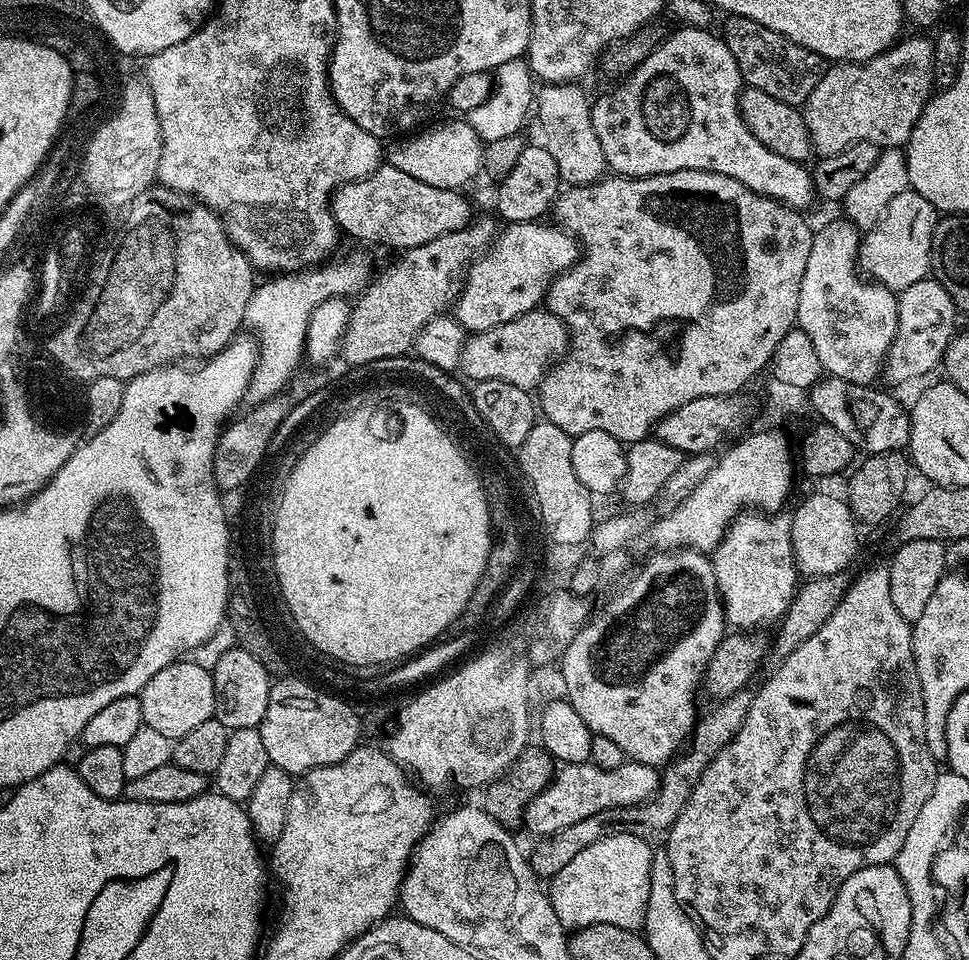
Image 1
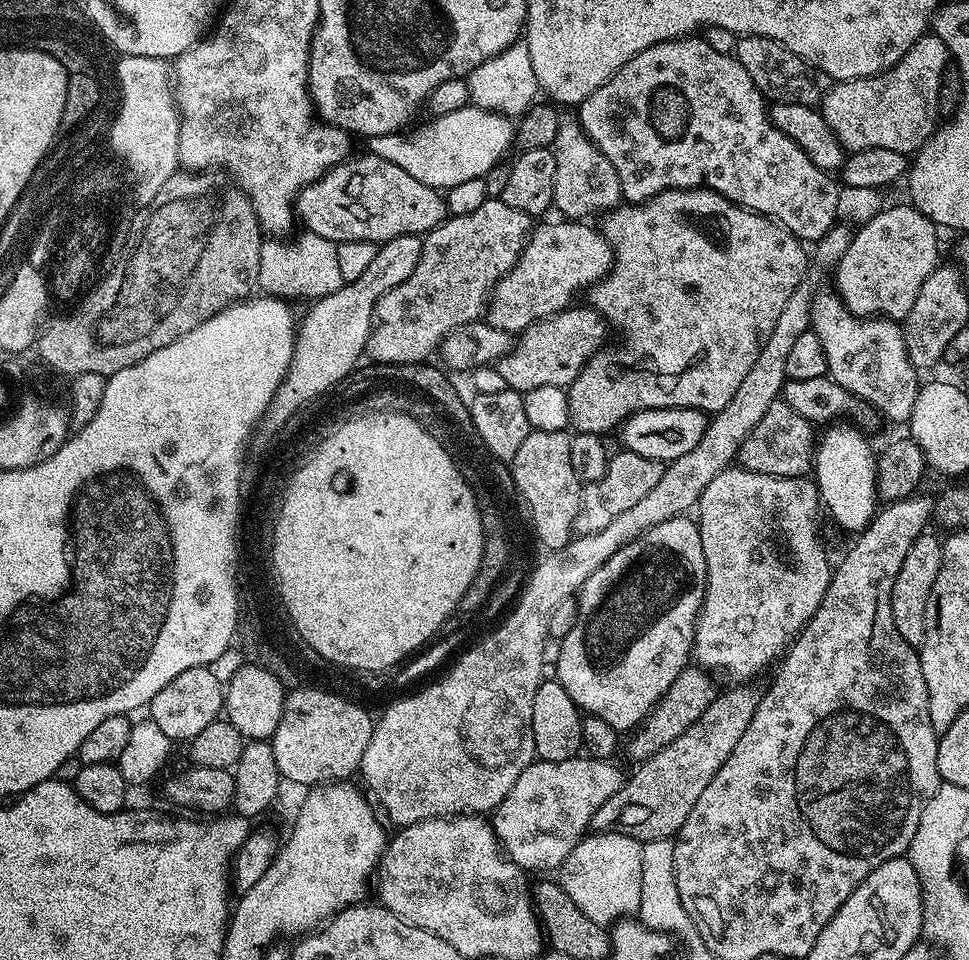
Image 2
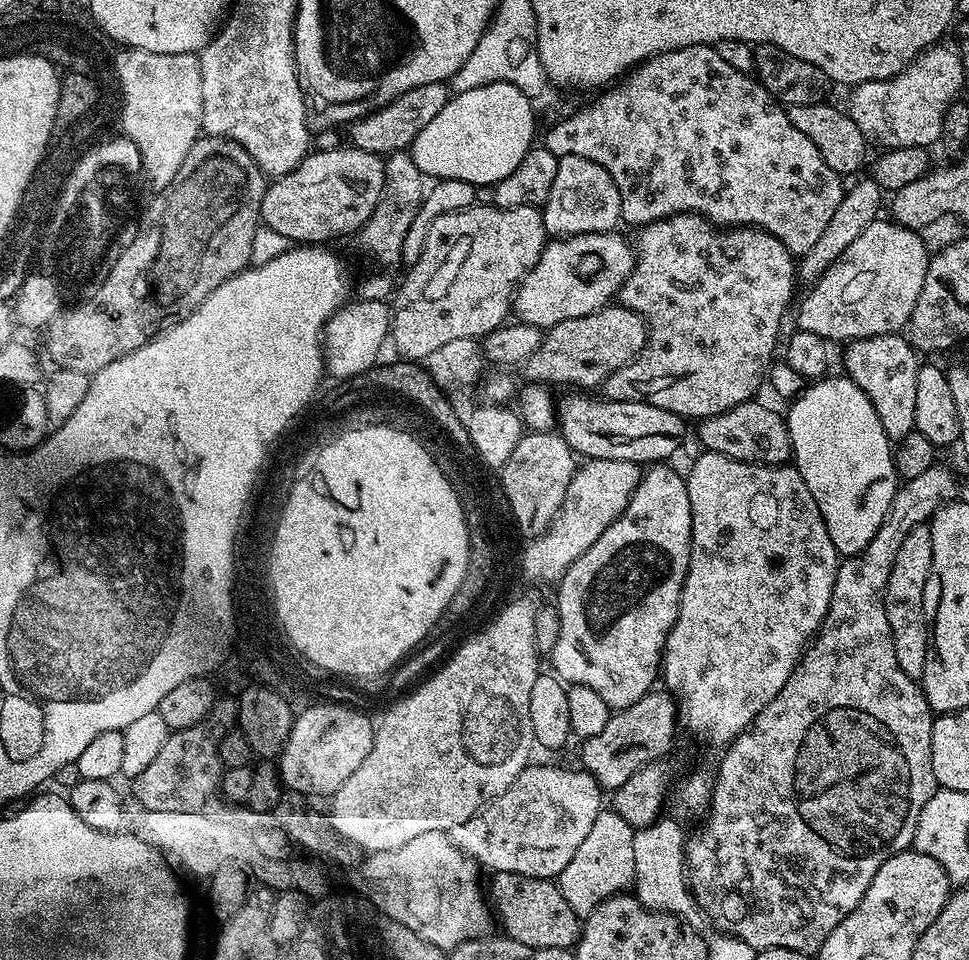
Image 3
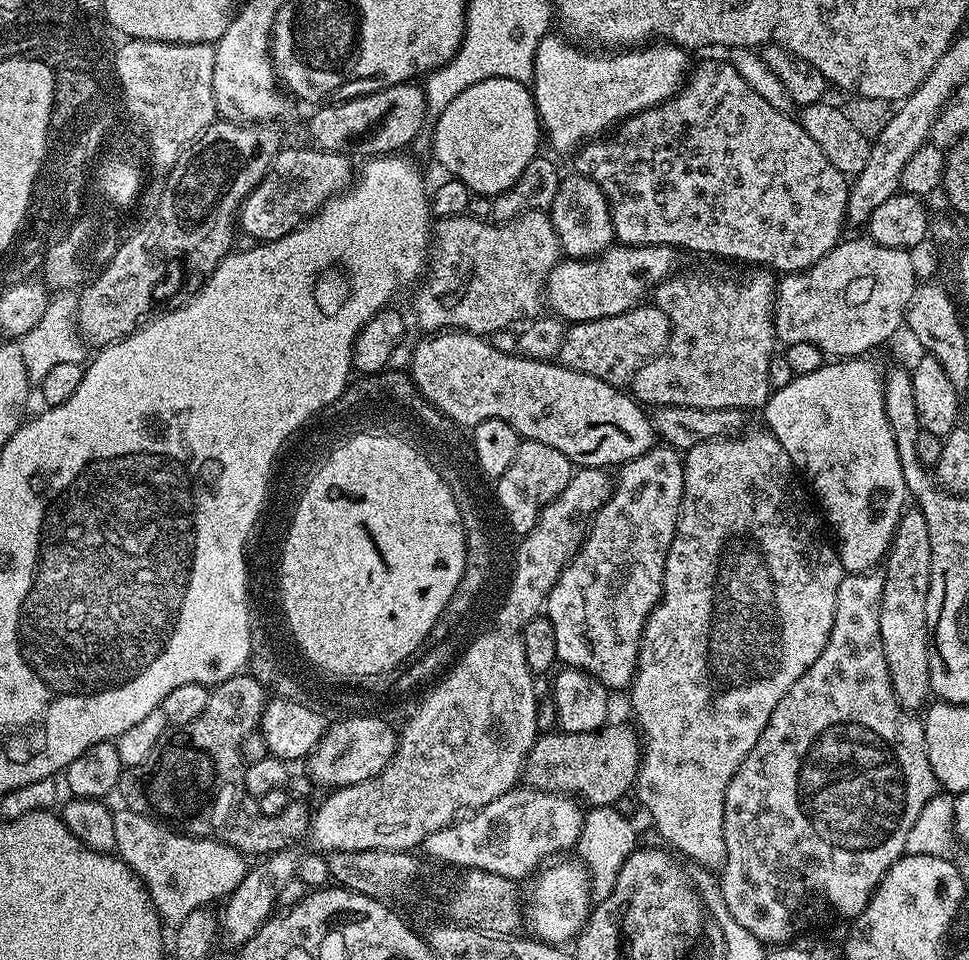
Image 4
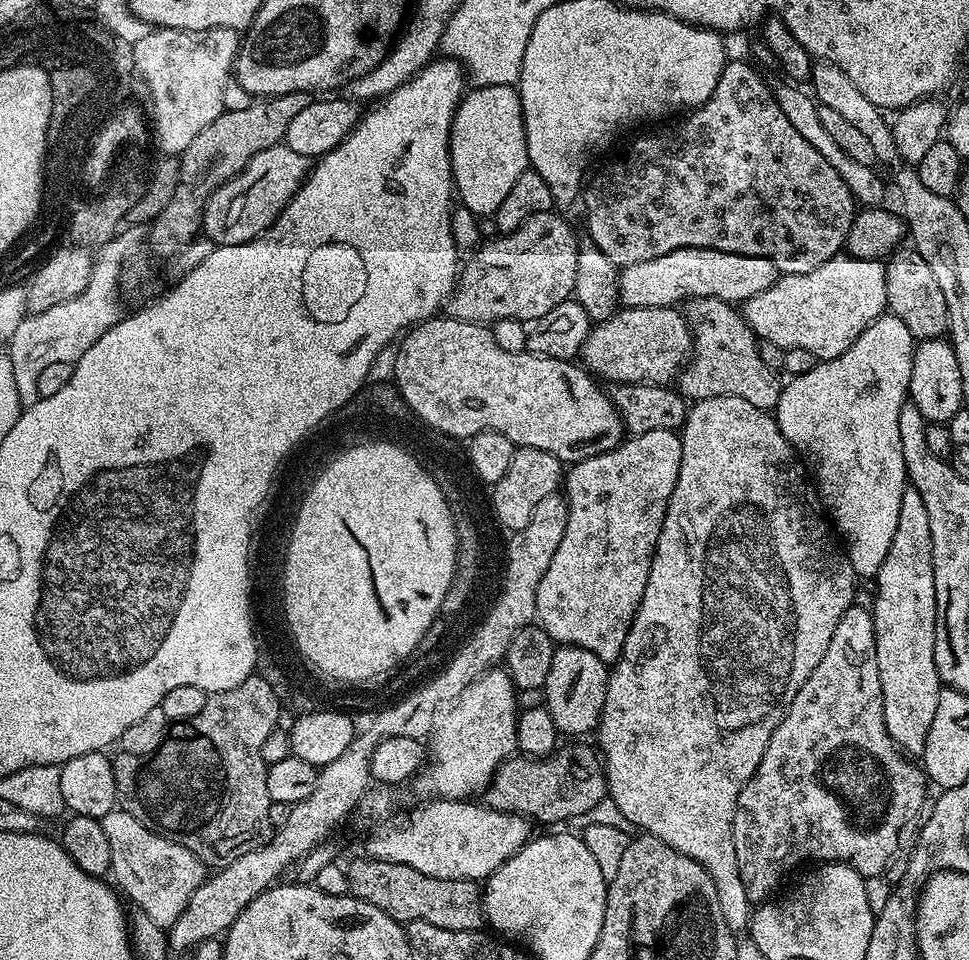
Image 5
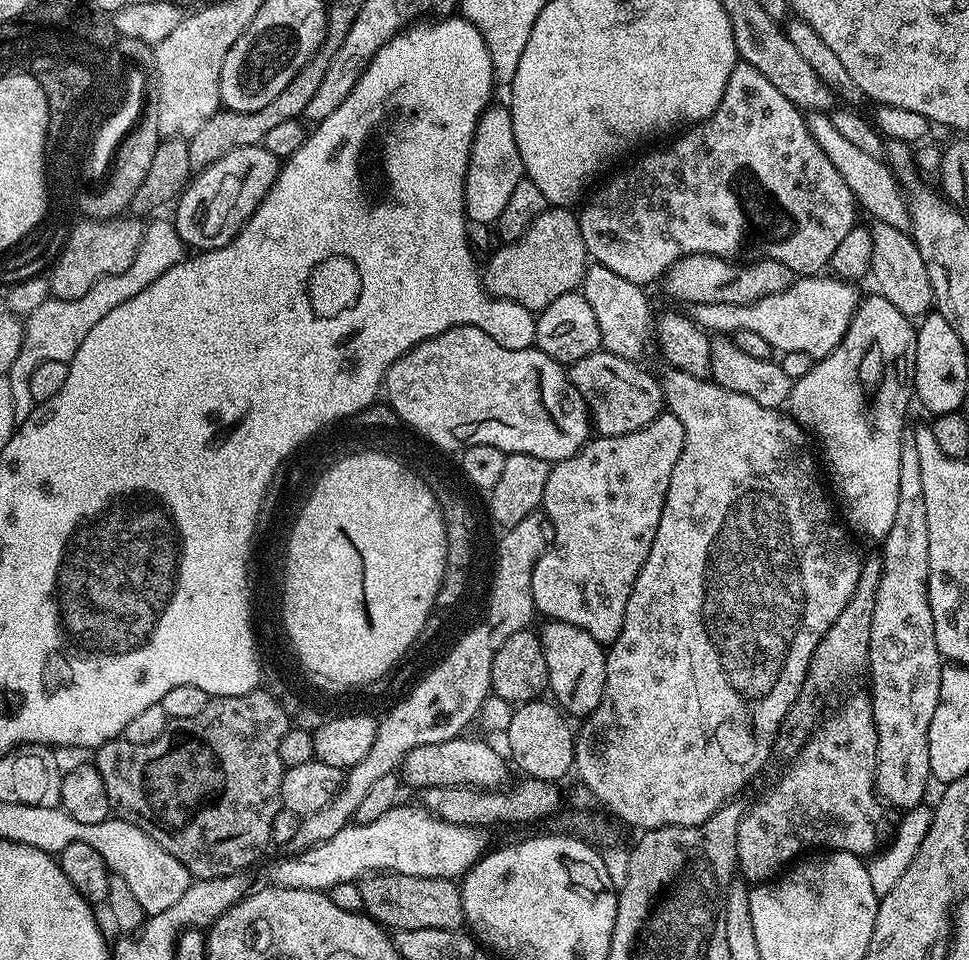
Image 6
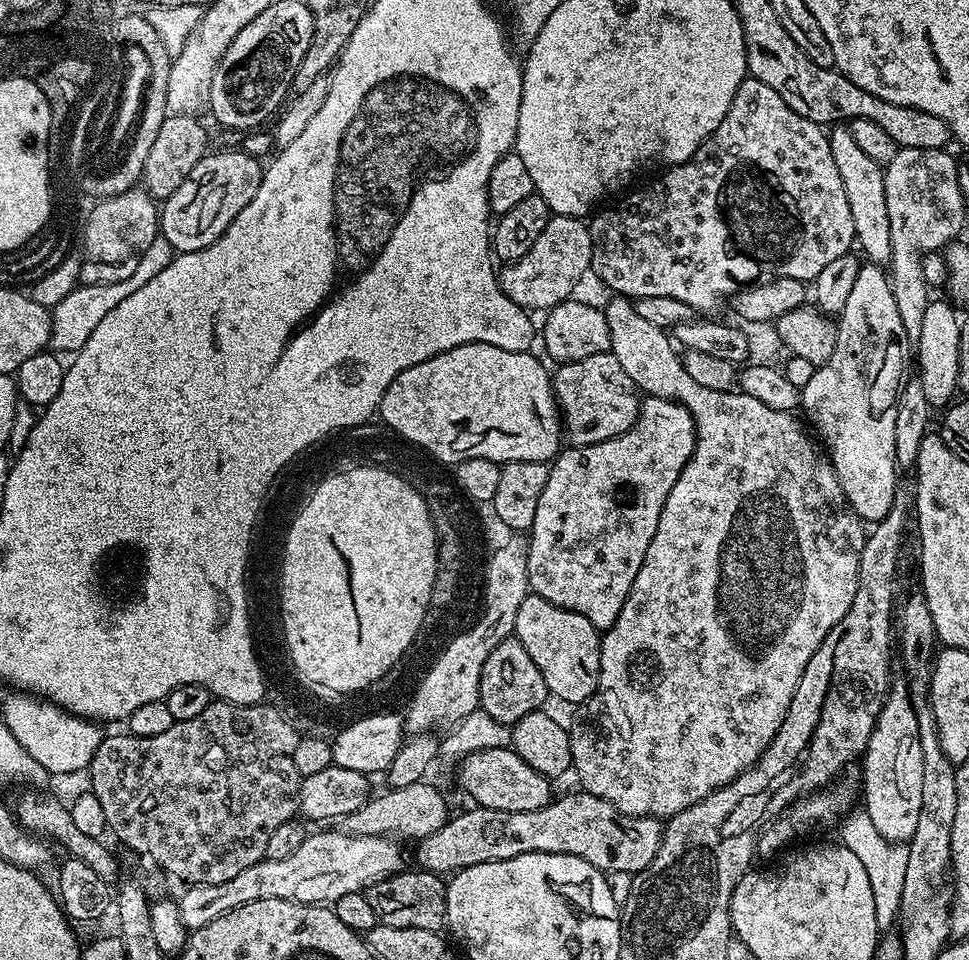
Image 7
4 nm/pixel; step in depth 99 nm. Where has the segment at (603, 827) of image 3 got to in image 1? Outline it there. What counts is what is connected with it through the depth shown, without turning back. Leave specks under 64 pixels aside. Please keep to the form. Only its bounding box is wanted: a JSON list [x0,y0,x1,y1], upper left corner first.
[546,834,653,930]

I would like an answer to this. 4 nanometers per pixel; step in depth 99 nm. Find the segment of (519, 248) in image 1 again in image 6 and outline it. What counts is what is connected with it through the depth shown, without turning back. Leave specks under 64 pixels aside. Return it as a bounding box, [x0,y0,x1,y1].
[662,256,794,304]

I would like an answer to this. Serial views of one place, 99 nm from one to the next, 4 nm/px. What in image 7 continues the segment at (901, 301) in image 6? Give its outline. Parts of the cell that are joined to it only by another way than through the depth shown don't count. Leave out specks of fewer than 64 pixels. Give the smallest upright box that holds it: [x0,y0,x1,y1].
[828,126,892,265]

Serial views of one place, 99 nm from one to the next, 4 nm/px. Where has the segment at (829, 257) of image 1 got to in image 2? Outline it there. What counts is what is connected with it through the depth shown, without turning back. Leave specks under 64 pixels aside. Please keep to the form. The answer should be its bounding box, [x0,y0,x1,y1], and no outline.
[810,291,922,425]

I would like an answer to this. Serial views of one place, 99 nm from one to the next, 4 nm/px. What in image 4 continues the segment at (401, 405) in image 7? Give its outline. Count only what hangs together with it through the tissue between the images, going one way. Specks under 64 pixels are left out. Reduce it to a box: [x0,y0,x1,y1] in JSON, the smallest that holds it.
[411,330,658,470]

